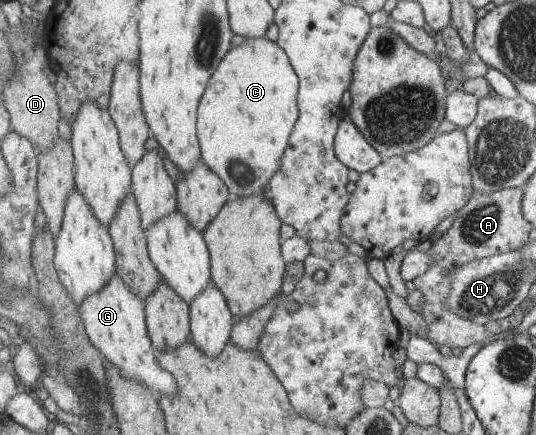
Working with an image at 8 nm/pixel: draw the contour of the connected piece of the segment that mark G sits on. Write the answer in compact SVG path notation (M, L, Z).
M119 272L113 274L107 286L85 298L80 308L87 334L108 365L115 364L127 380L143 382L157 393L170 394L177 390L176 377L161 366L157 350L153 348L146 320L146 301L131 290Z

